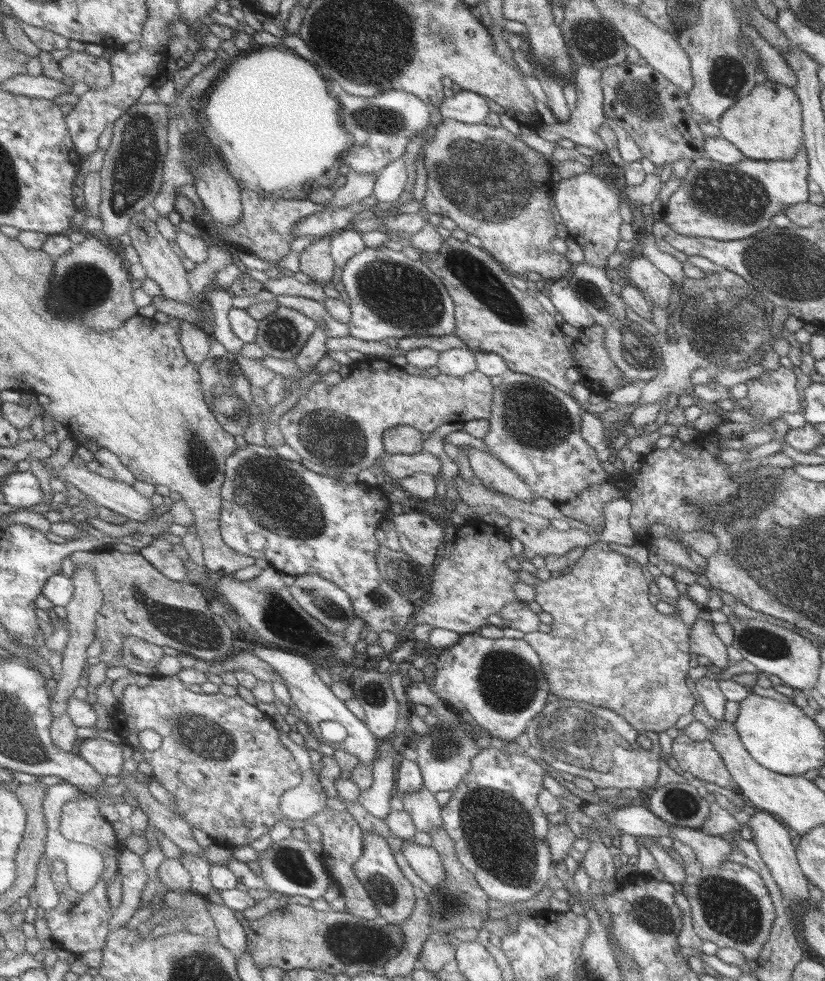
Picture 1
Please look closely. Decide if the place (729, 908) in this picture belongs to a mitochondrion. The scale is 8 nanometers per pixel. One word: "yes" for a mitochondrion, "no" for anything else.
yes

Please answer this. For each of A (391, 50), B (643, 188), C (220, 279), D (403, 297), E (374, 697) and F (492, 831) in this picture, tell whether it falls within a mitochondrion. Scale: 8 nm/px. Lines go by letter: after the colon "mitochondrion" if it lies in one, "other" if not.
A: mitochondrion
B: other
C: other
D: mitochondrion
E: mitochondrion
F: mitochondrion

